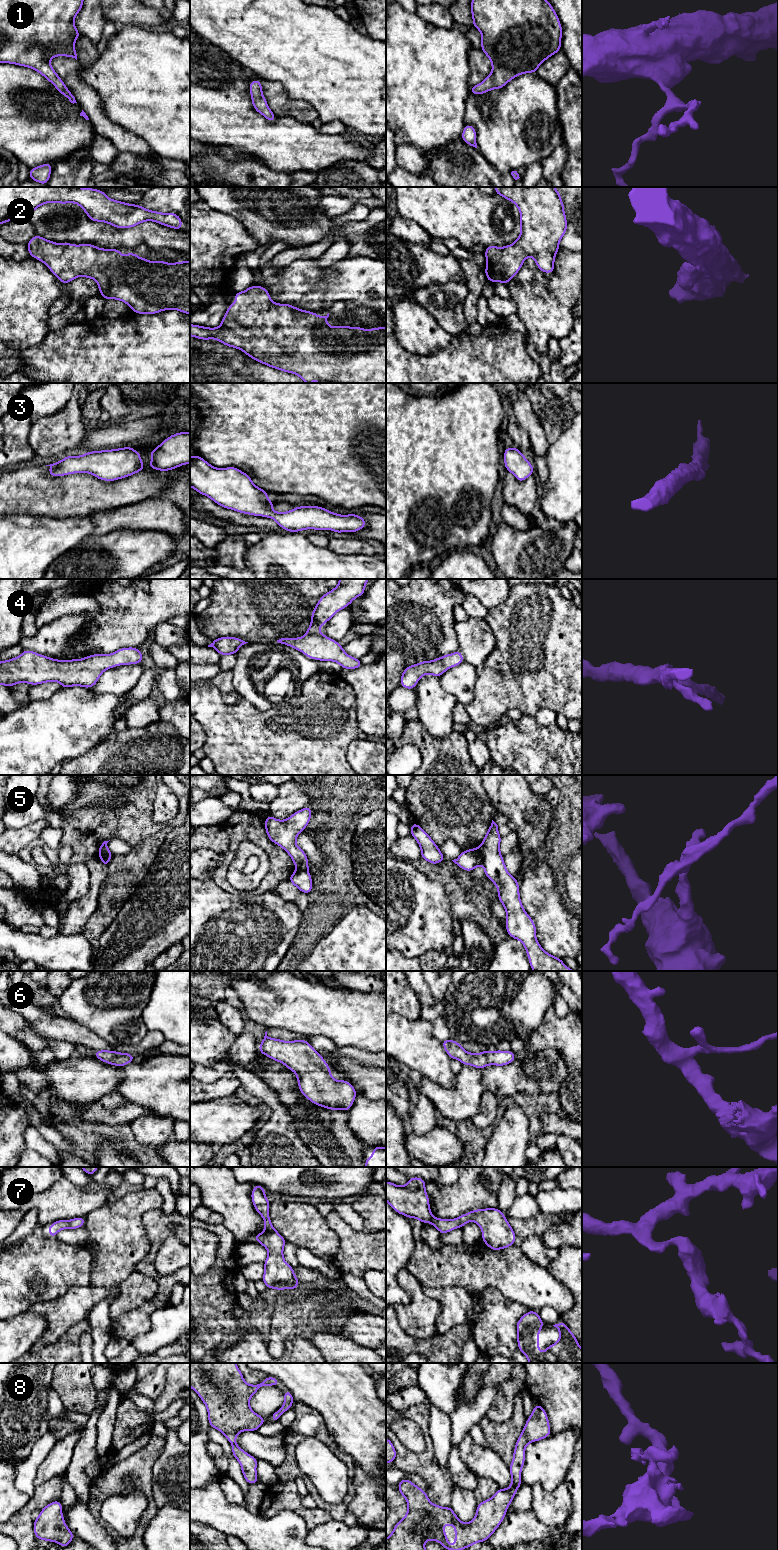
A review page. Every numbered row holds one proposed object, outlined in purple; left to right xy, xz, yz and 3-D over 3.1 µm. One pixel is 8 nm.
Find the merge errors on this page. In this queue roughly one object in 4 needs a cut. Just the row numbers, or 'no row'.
5

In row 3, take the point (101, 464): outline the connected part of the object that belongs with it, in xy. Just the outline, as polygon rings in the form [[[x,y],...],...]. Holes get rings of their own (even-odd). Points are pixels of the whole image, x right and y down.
[[[123,447],[111,450],[91,451],[81,456],[66,456],[59,462],[46,465],[50,467],[50,476],[64,476],[74,473],[89,473],[104,481],[115,481],[132,474],[141,472],[145,465],[141,461],[141,455],[132,447]]]

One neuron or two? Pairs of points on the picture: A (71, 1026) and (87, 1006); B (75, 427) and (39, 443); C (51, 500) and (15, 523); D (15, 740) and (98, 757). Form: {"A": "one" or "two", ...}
{"A": "two", "B": "one", "C": "two", "D": "two"}

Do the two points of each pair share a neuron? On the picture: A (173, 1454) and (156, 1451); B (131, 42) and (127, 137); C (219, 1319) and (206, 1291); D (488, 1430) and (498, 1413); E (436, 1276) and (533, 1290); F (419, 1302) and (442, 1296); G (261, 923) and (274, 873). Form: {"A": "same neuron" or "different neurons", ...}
{"A": "different neurons", "B": "different neurons", "C": "same neuron", "D": "different neurons", "E": "same neuron", "F": "different neurons", "G": "different neurons"}

